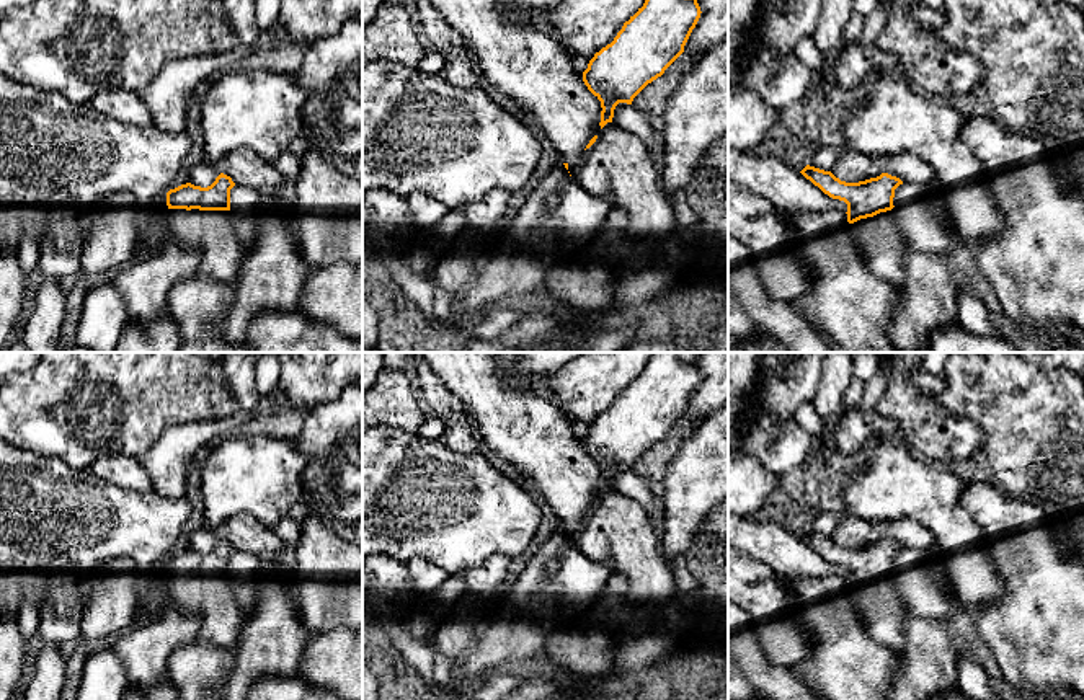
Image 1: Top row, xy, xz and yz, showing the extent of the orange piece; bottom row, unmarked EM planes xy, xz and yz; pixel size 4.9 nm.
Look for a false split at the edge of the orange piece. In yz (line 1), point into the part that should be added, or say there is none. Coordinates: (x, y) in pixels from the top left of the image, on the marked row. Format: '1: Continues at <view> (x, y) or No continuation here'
1: Continues at yz (882, 247)

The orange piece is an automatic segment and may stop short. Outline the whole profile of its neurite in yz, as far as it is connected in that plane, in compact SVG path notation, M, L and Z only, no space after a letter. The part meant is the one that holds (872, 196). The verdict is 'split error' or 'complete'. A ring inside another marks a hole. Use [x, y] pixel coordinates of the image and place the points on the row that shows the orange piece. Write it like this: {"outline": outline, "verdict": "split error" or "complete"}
{"outline": "M810 165L800 173L829 197L847 204L849 230L865 266L877 277L900 287L908 248L893 215L893 197L903 181L882 173L865 181L846 183L831 171Z", "verdict": "split error"}

